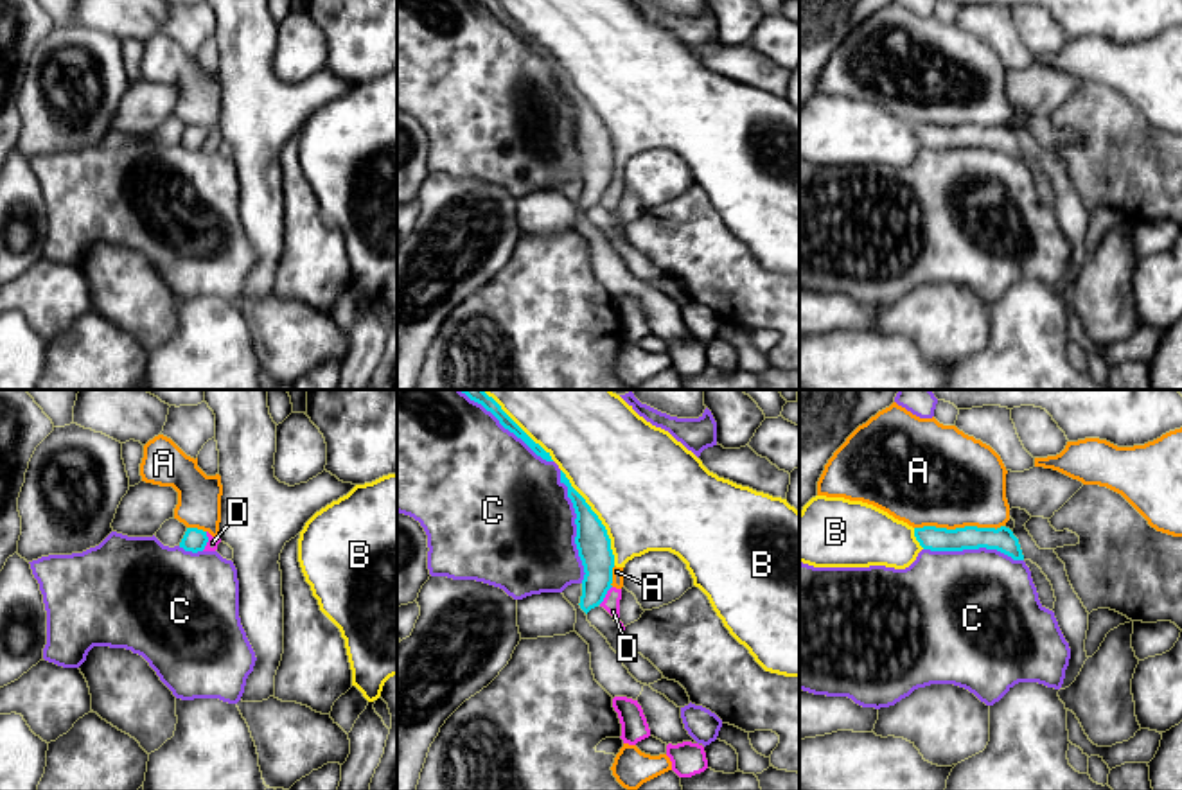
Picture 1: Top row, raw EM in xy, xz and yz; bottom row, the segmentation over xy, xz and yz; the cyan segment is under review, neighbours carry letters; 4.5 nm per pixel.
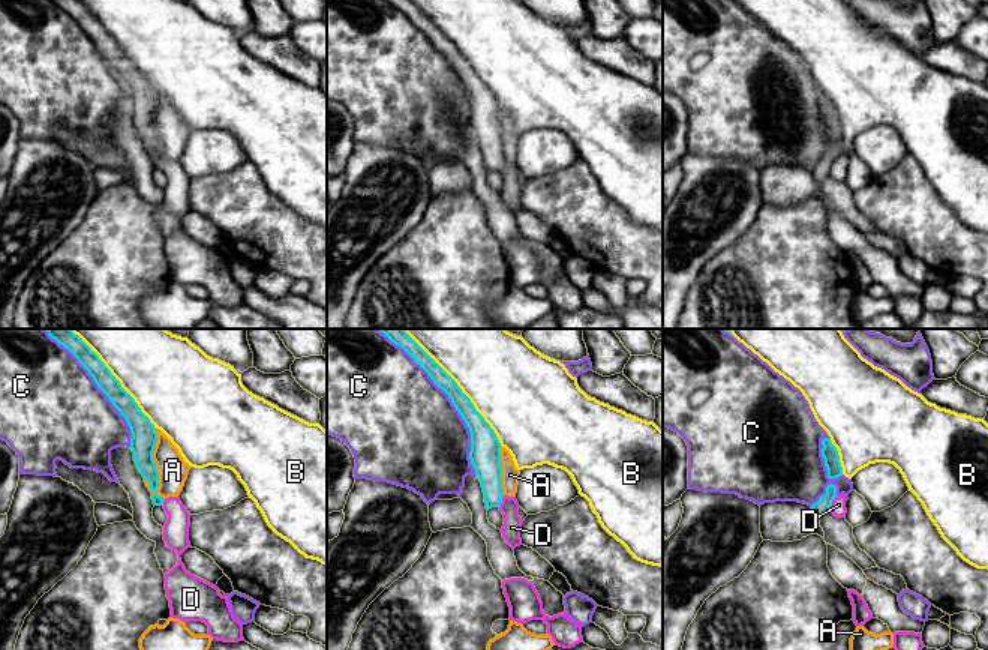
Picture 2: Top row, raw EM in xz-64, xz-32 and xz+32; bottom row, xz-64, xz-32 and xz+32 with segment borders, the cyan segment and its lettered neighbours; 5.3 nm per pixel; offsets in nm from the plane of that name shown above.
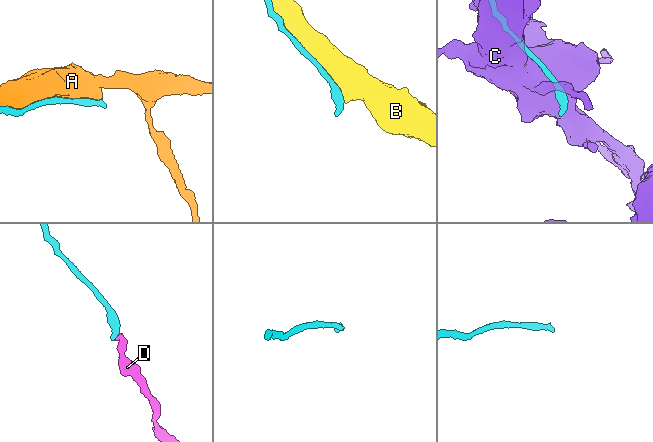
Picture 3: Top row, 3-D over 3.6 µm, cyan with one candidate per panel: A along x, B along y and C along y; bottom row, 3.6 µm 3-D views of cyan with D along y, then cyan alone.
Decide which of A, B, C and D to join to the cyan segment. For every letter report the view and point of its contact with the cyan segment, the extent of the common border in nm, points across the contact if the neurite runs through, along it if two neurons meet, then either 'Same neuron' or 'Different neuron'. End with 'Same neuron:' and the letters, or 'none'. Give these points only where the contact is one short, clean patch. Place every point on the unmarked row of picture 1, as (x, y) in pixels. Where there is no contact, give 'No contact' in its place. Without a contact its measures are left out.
A: Touches cyan at yz (960, 126). Shared border 400 nm. Different neuron
B: Touches cyan at xz (597, 115). Shared border 500 nm. Different neuron
C: Touches cyan at xz (577, 124). Shared border 500 nm. Different neuron
D: Touches cyan at xy (207, 139). Shared border 90 nm. Path across: xy (194, 137), (207, 139), (212, 140). Same neuron
Same neuron: D

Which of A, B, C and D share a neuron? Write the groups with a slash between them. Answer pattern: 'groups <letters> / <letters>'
groups A / B / C / D

